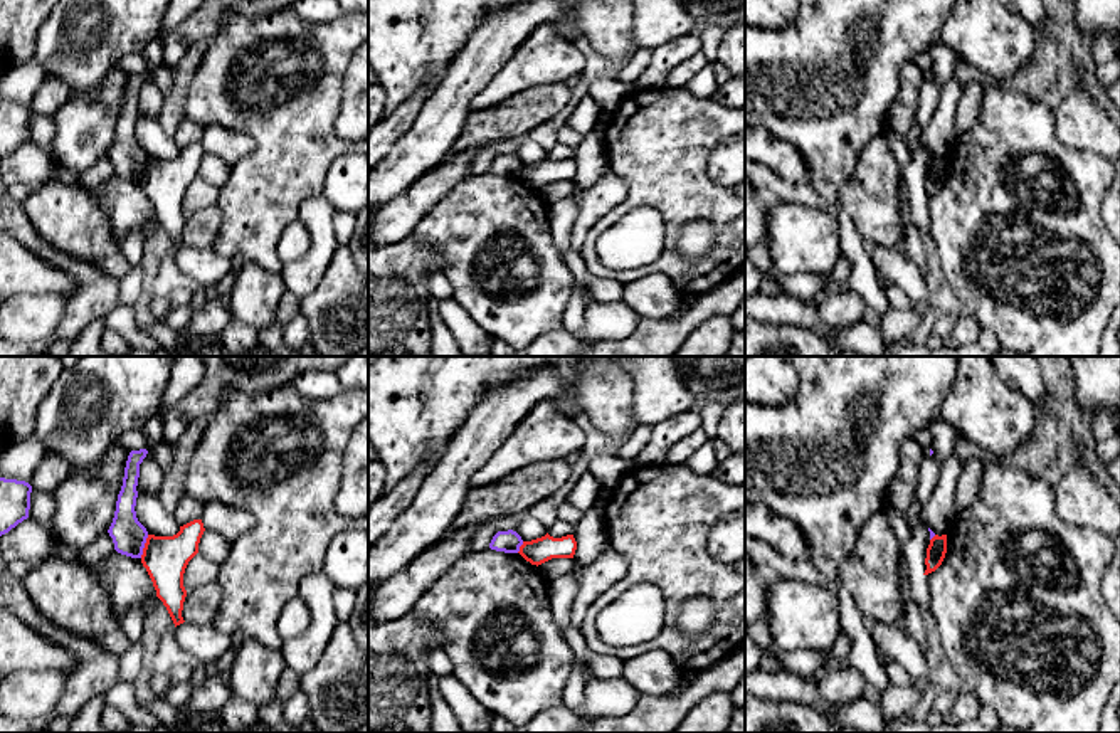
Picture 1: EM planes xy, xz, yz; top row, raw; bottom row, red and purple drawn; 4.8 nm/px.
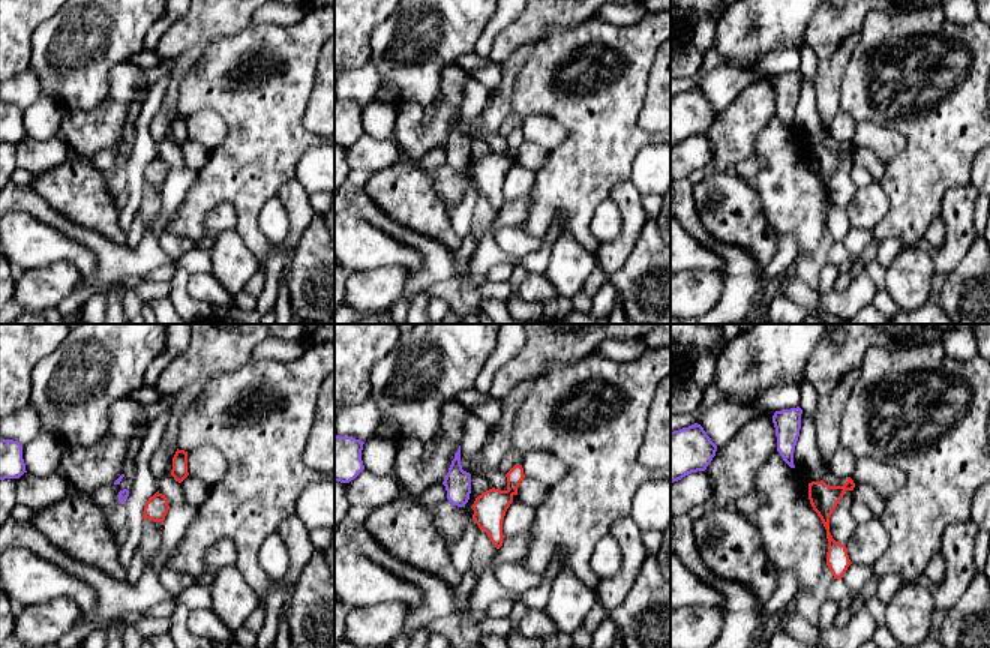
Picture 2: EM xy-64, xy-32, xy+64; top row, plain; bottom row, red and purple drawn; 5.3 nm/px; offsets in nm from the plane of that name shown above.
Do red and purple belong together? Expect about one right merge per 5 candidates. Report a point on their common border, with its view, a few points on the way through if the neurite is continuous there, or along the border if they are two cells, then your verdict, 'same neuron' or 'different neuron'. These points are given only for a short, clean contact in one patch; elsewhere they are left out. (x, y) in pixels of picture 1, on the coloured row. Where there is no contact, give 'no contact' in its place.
xy (145, 547) | along xy (148, 535), (140, 557) | different neuron

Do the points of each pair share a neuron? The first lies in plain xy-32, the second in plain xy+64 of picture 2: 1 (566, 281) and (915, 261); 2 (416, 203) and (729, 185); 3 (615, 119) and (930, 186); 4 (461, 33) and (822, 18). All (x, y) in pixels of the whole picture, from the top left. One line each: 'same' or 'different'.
1: same
2: same
3: same
4: different

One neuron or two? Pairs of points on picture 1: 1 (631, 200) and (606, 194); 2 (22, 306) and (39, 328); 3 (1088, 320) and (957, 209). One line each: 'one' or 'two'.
1: two
2: one
3: one

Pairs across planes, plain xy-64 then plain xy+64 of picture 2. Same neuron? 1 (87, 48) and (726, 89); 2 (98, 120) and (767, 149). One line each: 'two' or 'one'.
1: two
2: two

